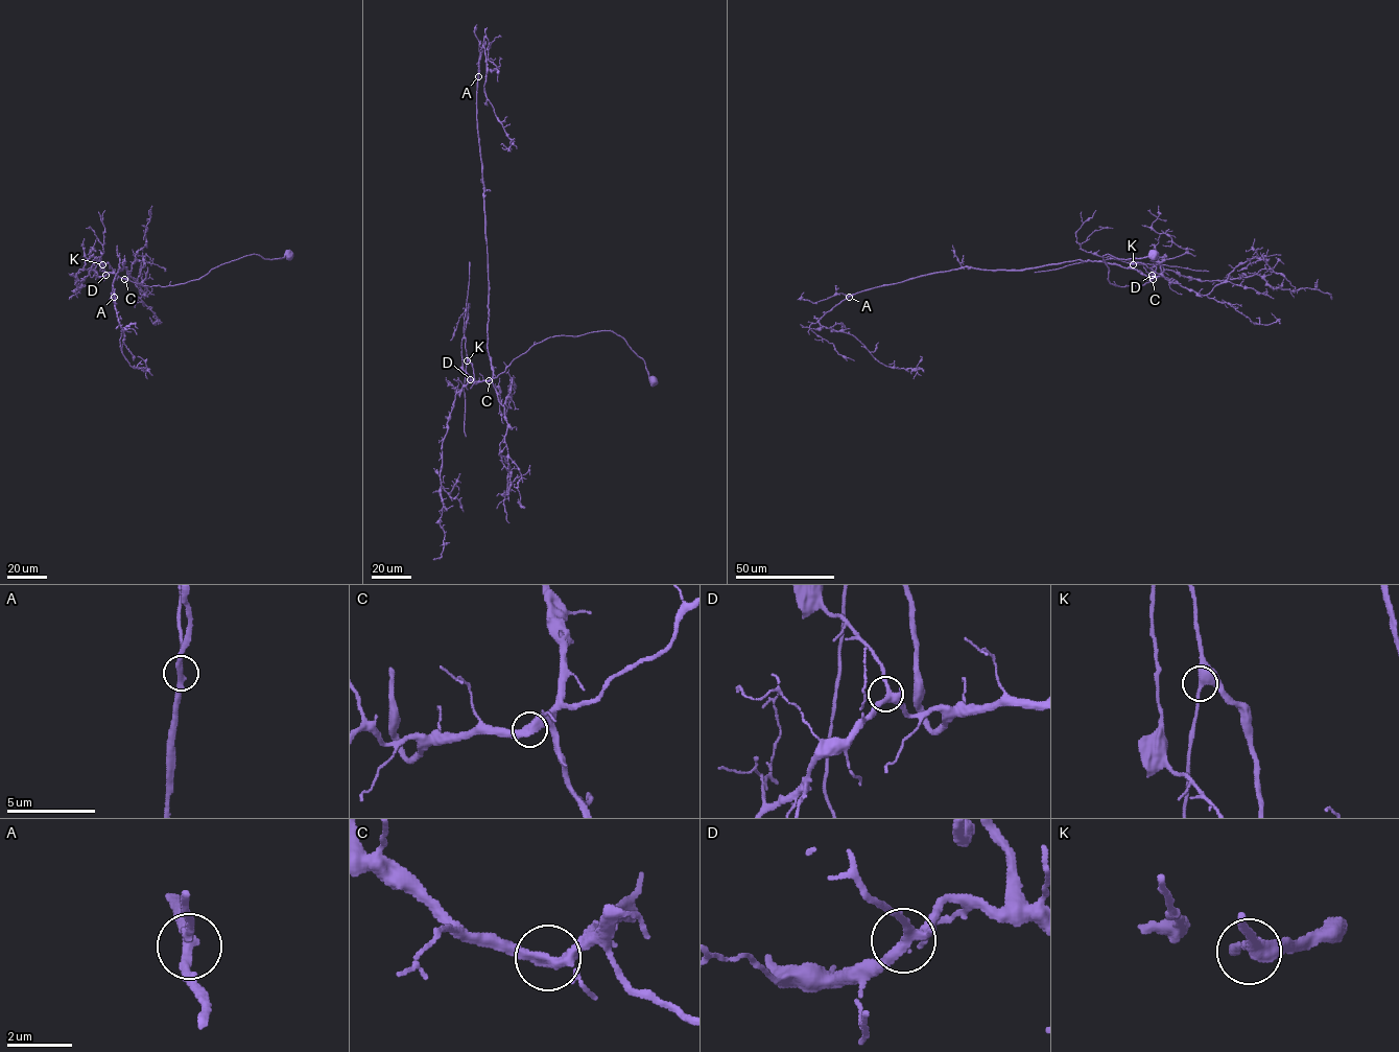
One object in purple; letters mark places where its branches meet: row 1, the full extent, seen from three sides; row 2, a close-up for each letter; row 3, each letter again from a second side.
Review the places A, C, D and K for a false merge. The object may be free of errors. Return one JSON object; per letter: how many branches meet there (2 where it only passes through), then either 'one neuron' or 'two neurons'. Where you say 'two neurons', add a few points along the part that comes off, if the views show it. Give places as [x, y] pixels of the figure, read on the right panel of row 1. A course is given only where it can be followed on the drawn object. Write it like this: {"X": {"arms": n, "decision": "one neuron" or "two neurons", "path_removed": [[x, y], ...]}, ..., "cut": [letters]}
{"A": {"arms": 3, "decision": "one neuron"}, "C": {"arms": 3, "decision": "one neuron"}, "D": {"arms": 3, "decision": "one neuron"}, "K": {"arms": 3, "decision": "one neuron"}, "cut": []}

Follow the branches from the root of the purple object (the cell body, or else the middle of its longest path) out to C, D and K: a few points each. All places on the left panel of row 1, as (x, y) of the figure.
C: (289, 254), (271, 259), (257, 254), (247, 255), (212, 269), (198, 279), (173, 285), (143, 286), (124, 278)
D: (289, 254), (271, 259), (247, 255), (212, 269), (198, 279), (166, 286), (143, 286), (114, 274), (105, 275)
K: (289, 254), (271, 259), (247, 255), (198, 279), (166, 286), (140, 285), (102, 264)

